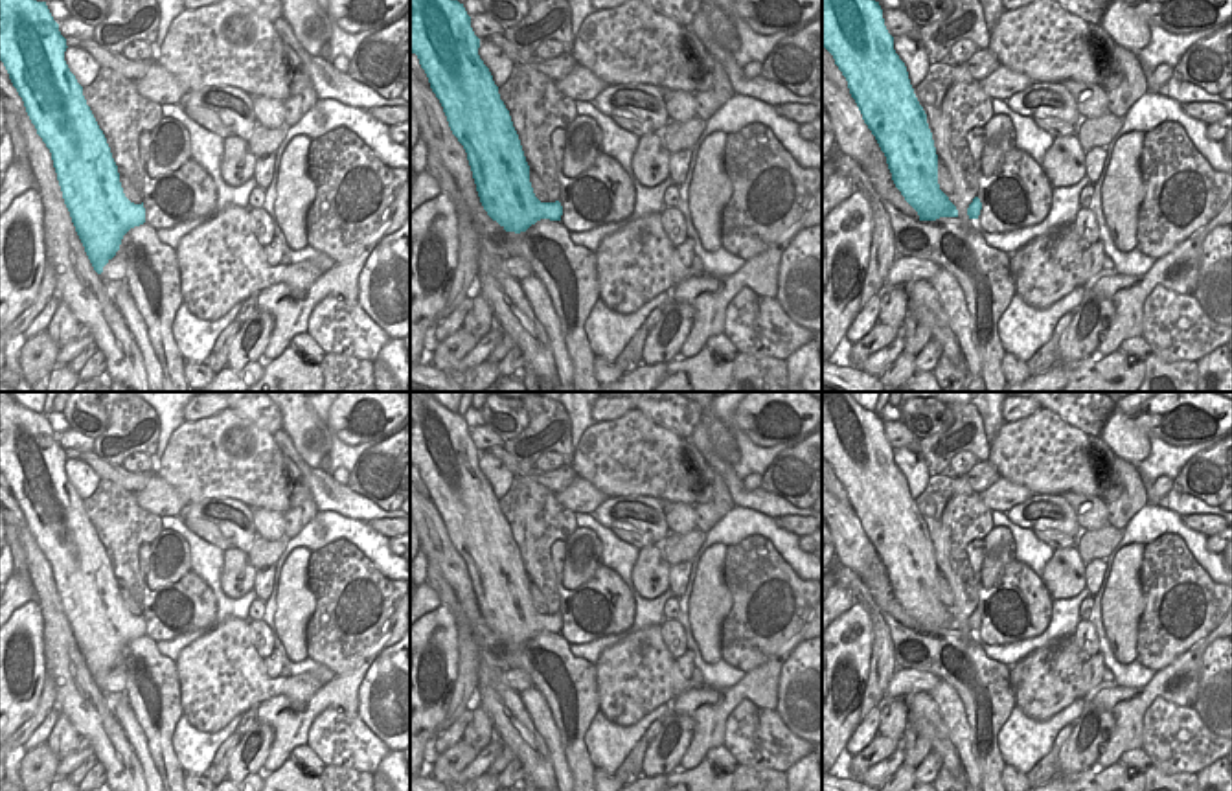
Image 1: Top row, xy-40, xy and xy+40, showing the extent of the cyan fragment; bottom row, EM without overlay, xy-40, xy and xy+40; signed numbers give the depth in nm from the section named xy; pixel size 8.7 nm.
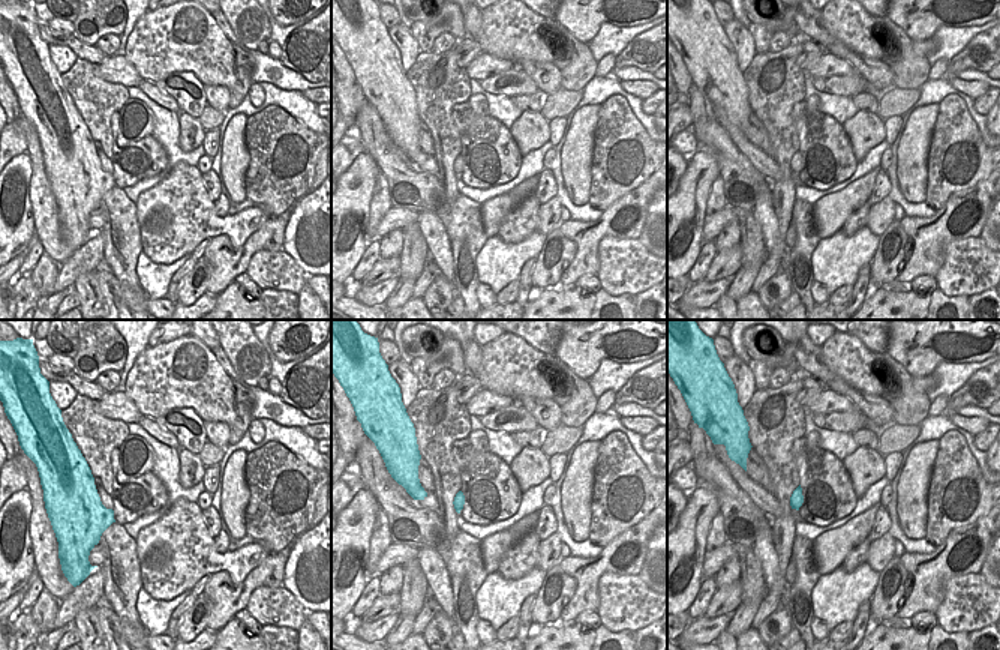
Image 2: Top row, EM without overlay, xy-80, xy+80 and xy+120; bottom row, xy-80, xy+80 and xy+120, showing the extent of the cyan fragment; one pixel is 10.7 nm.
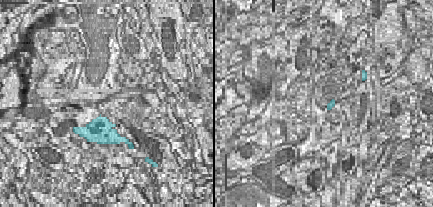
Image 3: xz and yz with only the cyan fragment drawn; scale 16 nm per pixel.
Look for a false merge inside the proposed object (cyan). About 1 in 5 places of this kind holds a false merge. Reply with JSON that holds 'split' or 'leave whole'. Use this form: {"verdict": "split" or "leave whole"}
{"verdict": "leave whole"}

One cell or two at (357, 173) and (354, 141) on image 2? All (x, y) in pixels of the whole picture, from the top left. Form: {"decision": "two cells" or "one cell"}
{"decision": "two cells"}

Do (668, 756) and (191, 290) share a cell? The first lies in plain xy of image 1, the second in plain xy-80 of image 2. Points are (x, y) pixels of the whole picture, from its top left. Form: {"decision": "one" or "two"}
{"decision": "one"}

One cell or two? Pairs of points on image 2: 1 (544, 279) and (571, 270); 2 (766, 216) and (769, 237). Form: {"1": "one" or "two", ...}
{"1": "two", "2": "one"}

